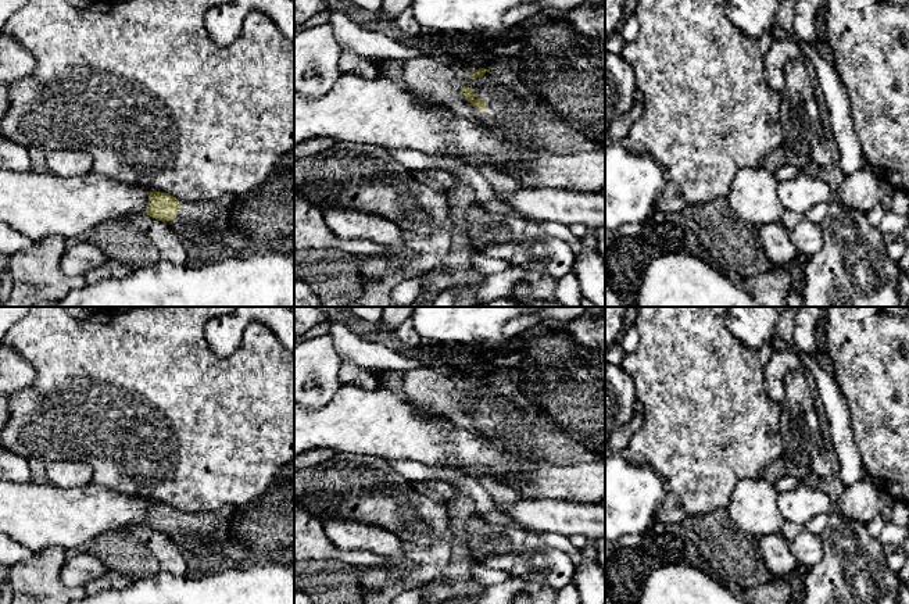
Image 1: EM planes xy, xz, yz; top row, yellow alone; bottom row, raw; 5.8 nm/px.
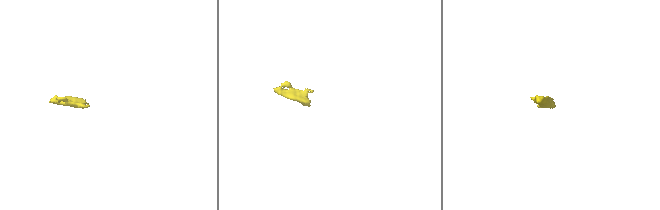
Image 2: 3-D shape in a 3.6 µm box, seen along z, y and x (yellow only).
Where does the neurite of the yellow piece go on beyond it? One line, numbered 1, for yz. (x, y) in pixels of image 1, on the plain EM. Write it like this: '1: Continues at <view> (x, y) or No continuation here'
1: No continuation here

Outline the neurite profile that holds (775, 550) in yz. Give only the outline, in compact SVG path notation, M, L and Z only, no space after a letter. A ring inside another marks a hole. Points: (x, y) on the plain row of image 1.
M780 532L761 536L758 546L763 564L773 580L785 579L798 565L790 550L790 543Z

